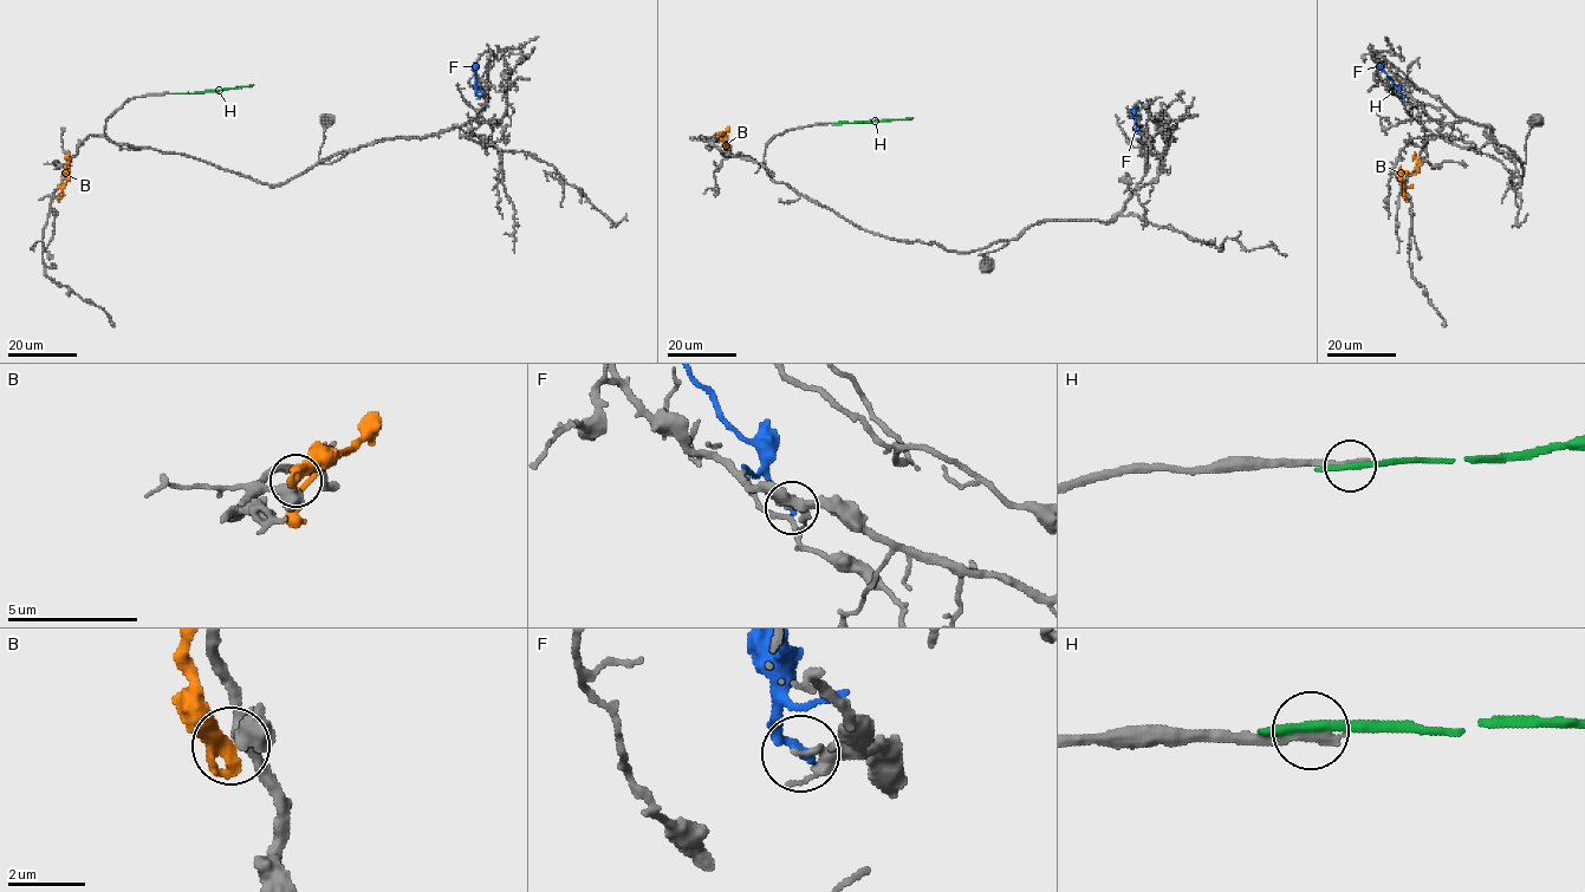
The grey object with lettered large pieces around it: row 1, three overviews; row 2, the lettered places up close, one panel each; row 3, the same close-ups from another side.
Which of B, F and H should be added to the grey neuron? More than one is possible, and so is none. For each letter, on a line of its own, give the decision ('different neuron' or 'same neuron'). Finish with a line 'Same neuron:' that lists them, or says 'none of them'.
B: different neuron
F: different neuron
H: different neuron
Same neuron: none of them

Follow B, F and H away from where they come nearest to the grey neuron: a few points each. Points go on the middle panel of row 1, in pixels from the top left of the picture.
B: (718, 136), (728, 130), (722, 140), (726, 148), (729, 144)
F: (1137, 132), (1134, 114), (1137, 105)
H: (838, 123), (913, 118)

